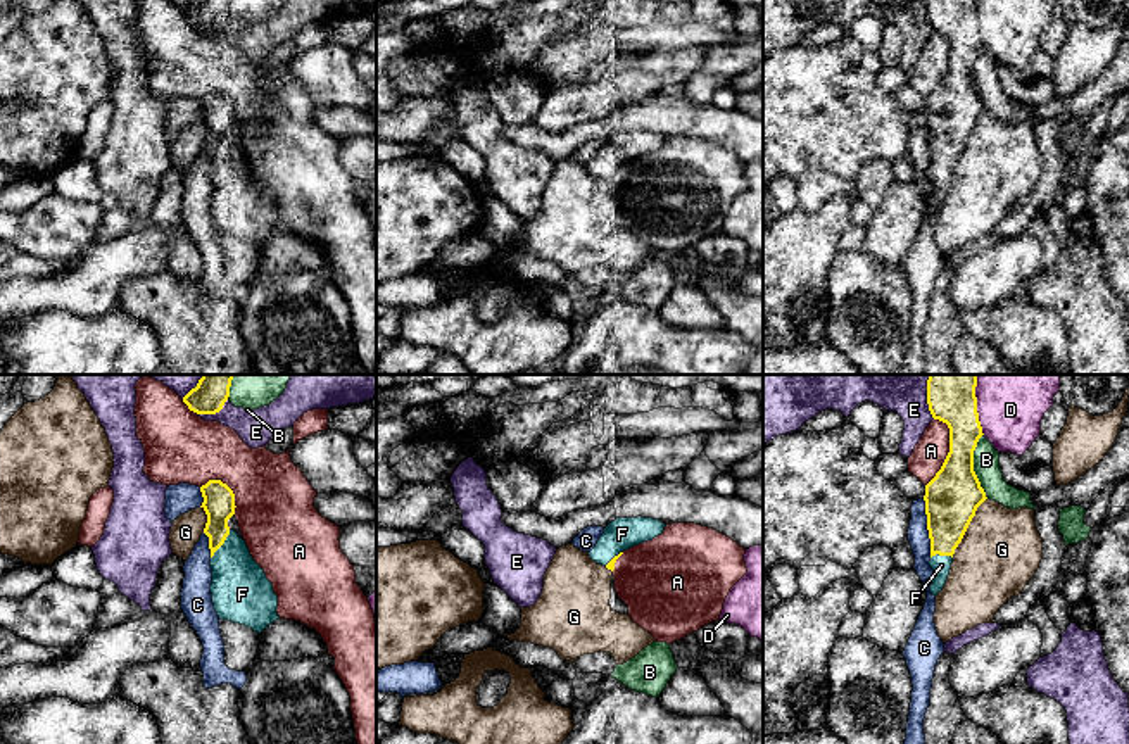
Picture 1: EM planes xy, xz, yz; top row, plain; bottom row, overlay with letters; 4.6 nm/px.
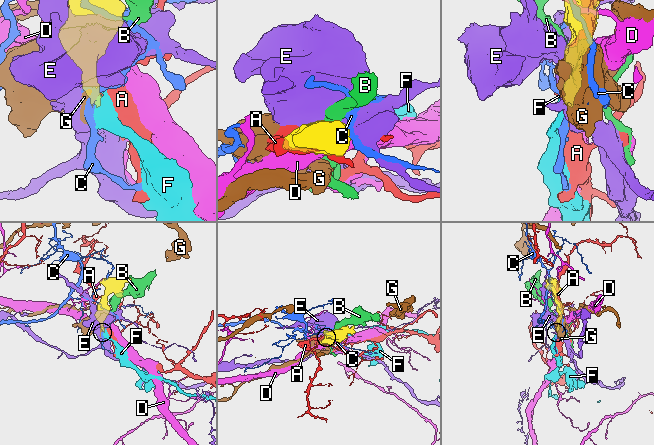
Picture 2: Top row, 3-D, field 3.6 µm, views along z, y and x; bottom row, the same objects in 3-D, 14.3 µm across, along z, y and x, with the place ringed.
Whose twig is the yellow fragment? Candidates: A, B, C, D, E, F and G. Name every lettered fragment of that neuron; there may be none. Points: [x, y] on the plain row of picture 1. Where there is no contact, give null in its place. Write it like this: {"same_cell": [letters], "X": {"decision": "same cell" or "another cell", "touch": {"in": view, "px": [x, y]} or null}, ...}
{"same_cell": ["F"], "A": {"decision": "another cell", "touch": {"in": "yz", "px": [950, 64]}}, "B": {"decision": "another cell", "touch": {"in": "yz", "px": [972, 80]}}, "C": {"decision": "another cell", "touch": {"in": "yz", "px": [927, 142]}}, "D": {"decision": "another cell", "touch": {"in": "yz", "px": [976, 25]}}, "E": {"decision": "another cell", "touch": {"in": "xy", "px": [213, 26]}}, "F": {"decision": "same cell", "touch": {"in": "xy", "px": [223, 156]}}, "G": {"decision": "another cell", "touch": {"in": "yz", "px": [967, 140]}}}

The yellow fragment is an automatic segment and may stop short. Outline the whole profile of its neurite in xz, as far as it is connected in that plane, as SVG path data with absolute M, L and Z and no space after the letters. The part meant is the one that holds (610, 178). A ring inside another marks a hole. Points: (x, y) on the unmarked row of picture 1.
M616 131L606 142L596 161L589 166L597 178L615 183L616 173L630 161L661 148L665 136L653 131Z

